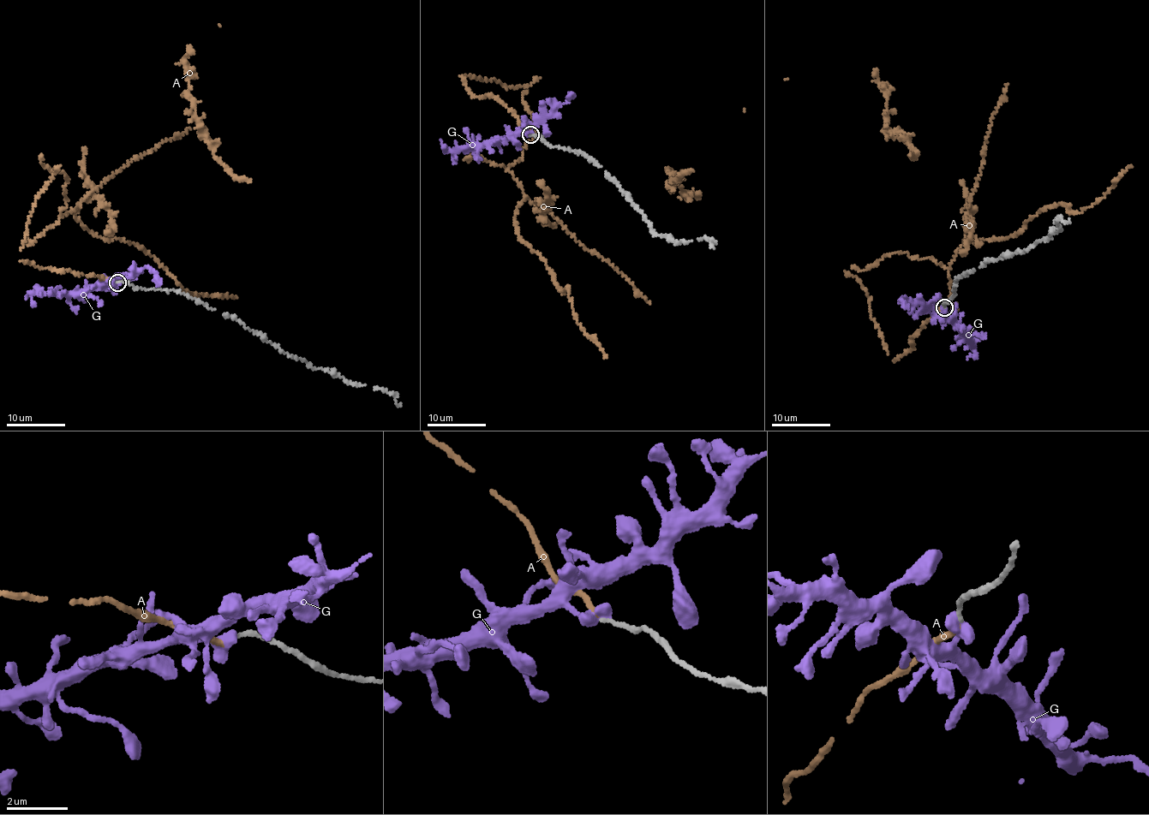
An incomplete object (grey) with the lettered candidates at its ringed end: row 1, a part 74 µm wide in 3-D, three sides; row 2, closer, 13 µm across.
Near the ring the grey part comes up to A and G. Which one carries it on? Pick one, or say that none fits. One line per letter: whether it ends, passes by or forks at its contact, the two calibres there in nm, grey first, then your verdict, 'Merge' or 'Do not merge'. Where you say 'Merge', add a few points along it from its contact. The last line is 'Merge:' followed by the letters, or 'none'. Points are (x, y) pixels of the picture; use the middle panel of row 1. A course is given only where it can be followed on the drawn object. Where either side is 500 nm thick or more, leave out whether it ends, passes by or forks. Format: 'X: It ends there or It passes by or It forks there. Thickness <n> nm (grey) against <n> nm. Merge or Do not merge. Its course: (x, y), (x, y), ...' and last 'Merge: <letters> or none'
A: It ends there. Thickness 130 nm (grey) against 180 nm. Merge
G: It ends there. Thickness 150 nm (grey) against 440 nm. Do not merge
Merge: A

